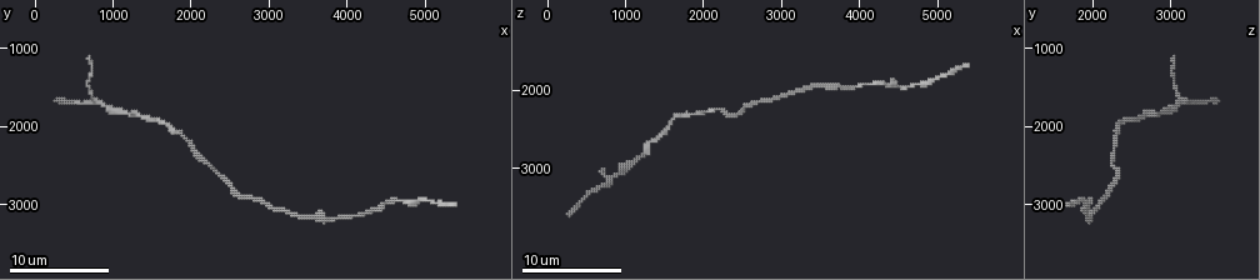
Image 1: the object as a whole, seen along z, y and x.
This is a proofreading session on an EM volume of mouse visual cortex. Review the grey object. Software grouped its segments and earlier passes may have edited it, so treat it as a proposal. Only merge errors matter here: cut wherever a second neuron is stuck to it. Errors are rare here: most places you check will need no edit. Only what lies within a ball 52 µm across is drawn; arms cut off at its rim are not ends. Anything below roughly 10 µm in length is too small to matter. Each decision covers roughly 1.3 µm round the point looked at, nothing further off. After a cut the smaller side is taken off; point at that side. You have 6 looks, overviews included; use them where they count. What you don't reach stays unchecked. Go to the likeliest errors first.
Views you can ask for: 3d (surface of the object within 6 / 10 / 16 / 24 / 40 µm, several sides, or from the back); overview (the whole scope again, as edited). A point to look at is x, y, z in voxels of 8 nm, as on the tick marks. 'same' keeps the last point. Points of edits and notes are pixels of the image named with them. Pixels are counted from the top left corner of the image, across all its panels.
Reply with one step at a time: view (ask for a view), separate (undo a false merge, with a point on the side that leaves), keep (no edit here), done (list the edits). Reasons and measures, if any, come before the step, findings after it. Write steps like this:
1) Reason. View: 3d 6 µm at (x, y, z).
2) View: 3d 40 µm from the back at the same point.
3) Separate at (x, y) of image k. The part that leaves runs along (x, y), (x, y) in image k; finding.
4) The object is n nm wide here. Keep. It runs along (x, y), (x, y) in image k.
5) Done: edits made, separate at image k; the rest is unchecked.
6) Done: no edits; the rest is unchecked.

Calibre changes. View: 3d 10 µm at (850, 1700, 3050).

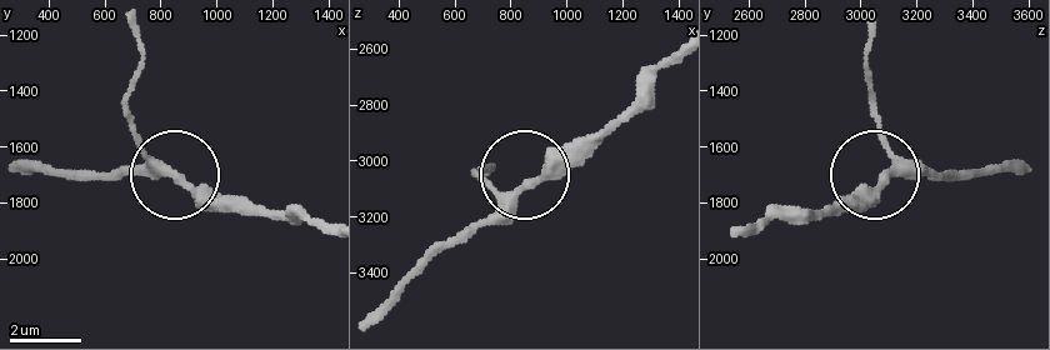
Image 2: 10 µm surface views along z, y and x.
Keep. It runs along (738, 234), (839, 213), (884, 176), (941, 176) in image 2; one neuron here.

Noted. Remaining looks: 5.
A narrow waist. View: 3d 16 µm at (1600, 1950, 2400).

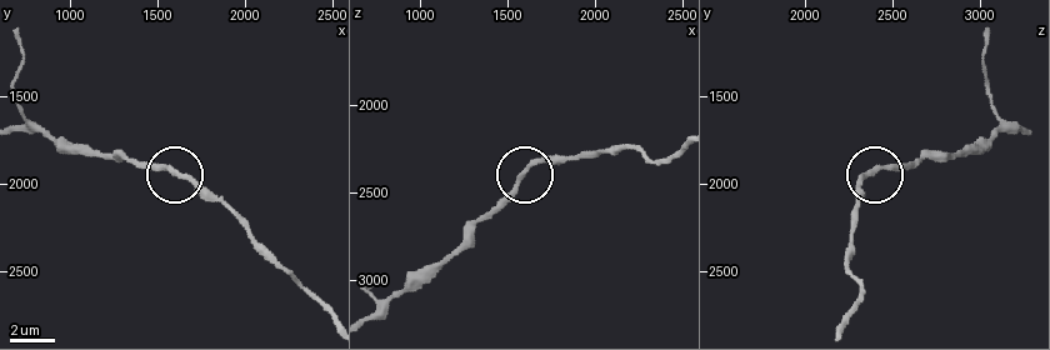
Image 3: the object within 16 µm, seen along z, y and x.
Keep. It runs along (675, 153), (653, 158), (619, 146), (546, 158), (486, 213) in image 3; all the same neuron.

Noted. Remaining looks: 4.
View: 3d 6 µm at (2550, 2800, 2250).

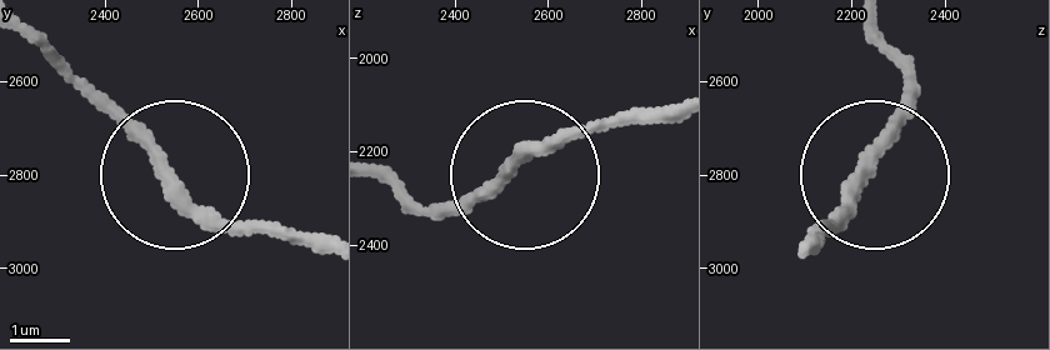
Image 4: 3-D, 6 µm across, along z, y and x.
Other side. View: 3d 6 µm from the back at (2530, 2790, 2230).

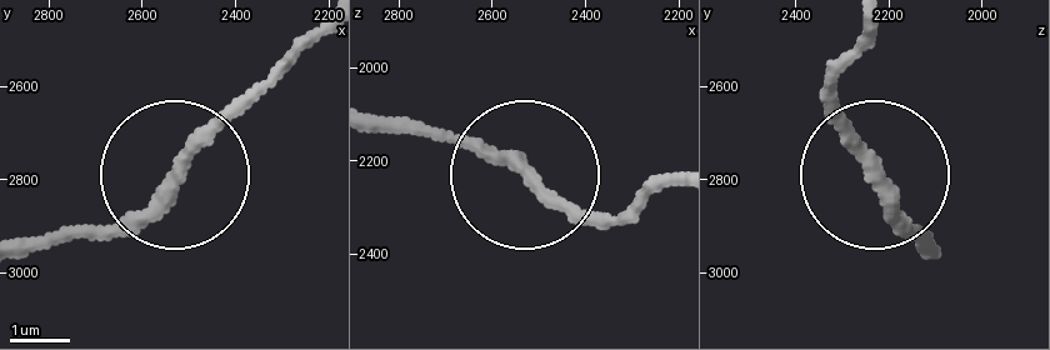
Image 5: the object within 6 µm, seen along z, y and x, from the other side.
Keep. It runs along (519, 170), (399, 125) in image 5; all the same neuron.

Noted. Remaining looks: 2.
Done: no edits; the rest is unchecked.

